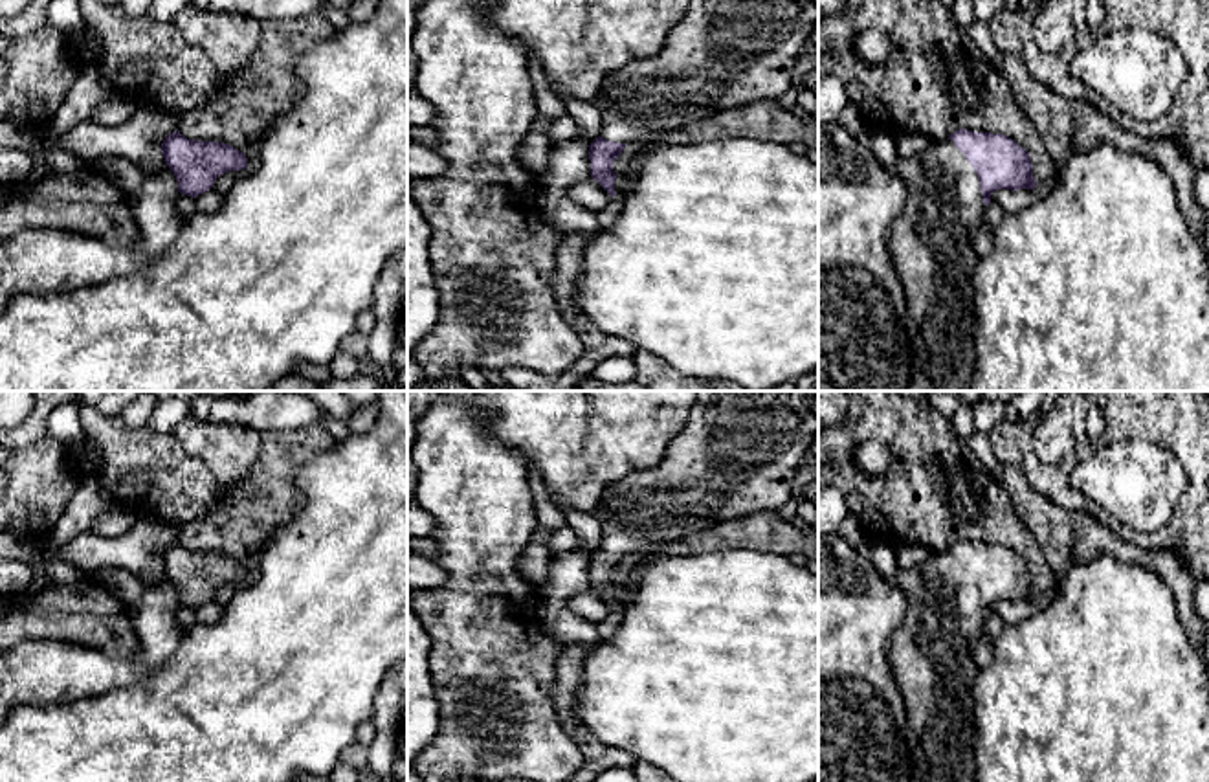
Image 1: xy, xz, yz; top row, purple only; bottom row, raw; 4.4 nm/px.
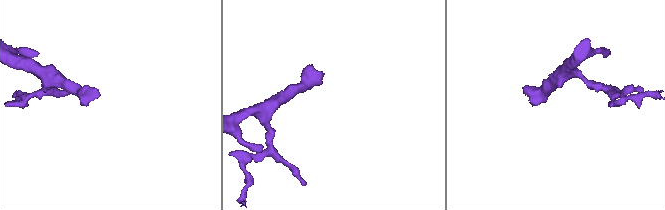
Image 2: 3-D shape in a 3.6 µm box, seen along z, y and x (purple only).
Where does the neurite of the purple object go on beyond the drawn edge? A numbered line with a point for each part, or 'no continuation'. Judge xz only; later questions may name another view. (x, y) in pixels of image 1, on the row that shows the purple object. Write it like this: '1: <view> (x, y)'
1: xz (723, 52)

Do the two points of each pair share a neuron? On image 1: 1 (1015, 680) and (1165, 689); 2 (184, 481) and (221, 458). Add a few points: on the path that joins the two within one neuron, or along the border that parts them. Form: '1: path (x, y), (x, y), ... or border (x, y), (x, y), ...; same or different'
1: path (1052, 689), (1129, 689); same
2: border (177, 437), (188, 452), (204, 463), (221, 487); different

